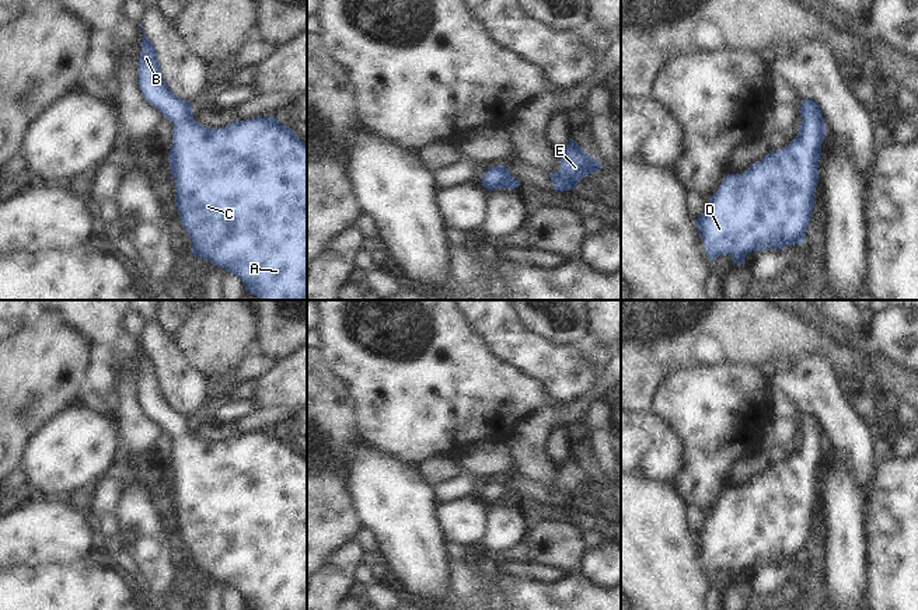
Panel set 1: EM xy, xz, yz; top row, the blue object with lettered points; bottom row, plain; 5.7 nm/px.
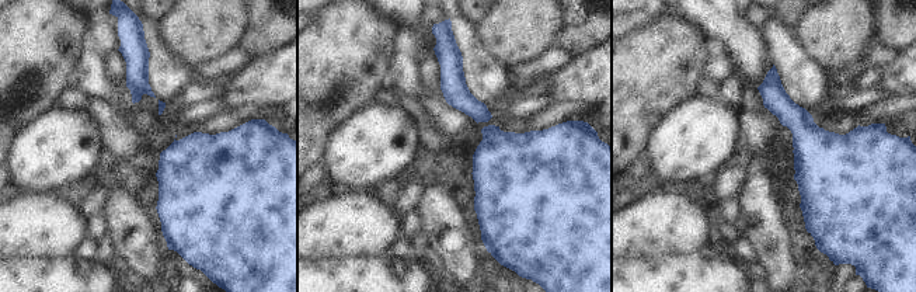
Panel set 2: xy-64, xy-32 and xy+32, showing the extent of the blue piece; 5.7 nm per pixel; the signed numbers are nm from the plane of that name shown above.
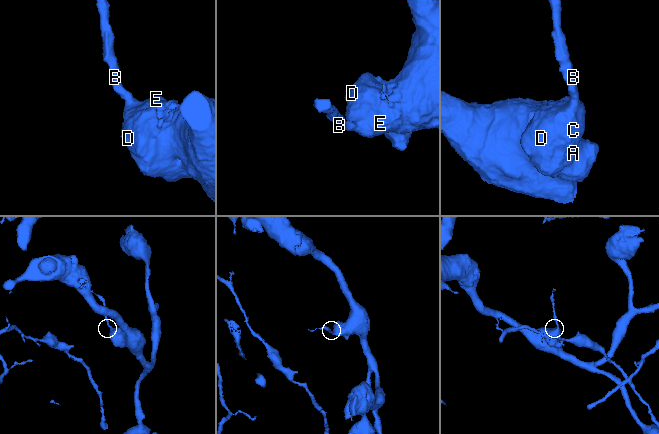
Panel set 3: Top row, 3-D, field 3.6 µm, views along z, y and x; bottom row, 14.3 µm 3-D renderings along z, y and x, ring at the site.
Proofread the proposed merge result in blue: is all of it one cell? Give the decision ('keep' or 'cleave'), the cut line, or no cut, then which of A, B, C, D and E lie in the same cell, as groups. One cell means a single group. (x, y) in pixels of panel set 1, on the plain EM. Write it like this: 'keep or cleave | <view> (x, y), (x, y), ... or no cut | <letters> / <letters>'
keep | no cut | A B C D E

